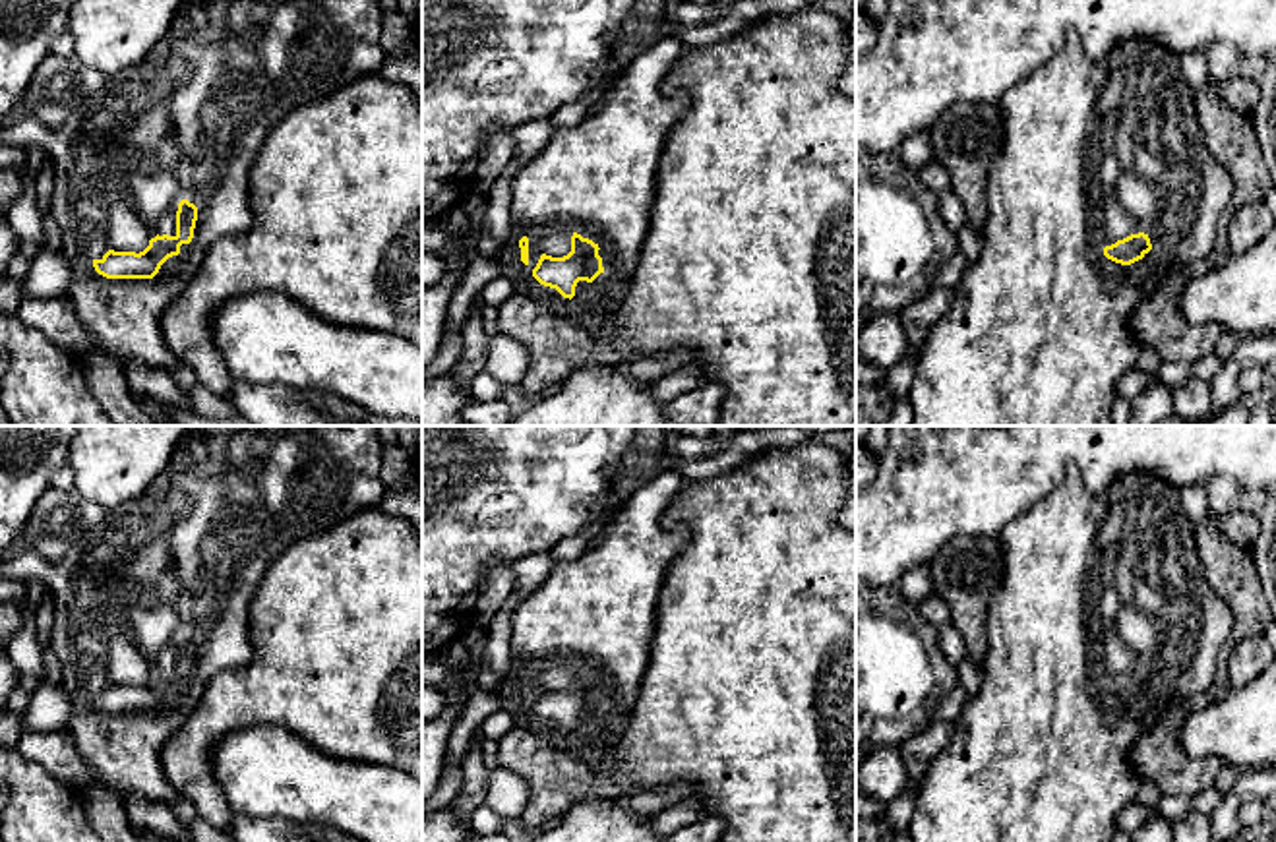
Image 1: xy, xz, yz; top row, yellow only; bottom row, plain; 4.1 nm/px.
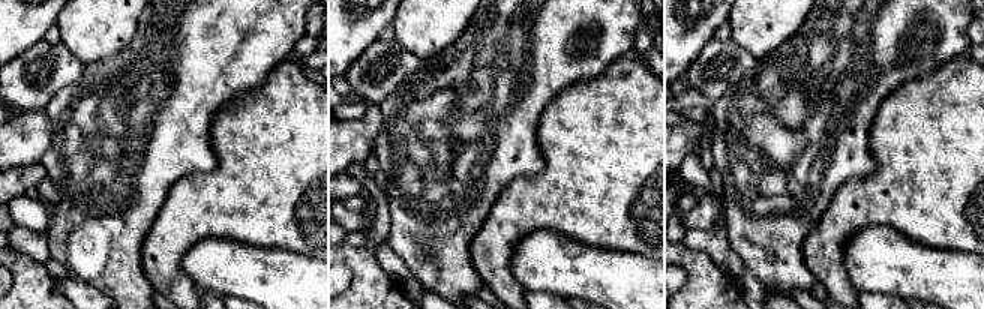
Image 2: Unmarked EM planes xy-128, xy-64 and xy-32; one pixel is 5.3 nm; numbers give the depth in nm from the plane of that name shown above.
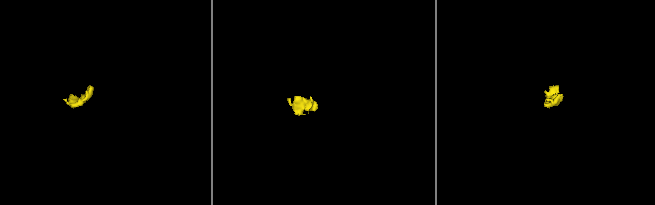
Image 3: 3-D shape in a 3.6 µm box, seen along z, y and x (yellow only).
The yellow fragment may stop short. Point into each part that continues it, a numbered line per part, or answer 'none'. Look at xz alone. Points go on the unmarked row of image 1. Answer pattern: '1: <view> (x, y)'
1: xz (597, 612)

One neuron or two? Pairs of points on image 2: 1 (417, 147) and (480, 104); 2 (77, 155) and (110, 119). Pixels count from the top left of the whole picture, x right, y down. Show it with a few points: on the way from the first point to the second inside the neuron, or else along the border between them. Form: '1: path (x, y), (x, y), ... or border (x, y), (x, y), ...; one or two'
1: path (432, 138), (465, 108); one
2: path (83, 146), (101, 128); one

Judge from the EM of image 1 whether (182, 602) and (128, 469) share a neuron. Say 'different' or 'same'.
different

